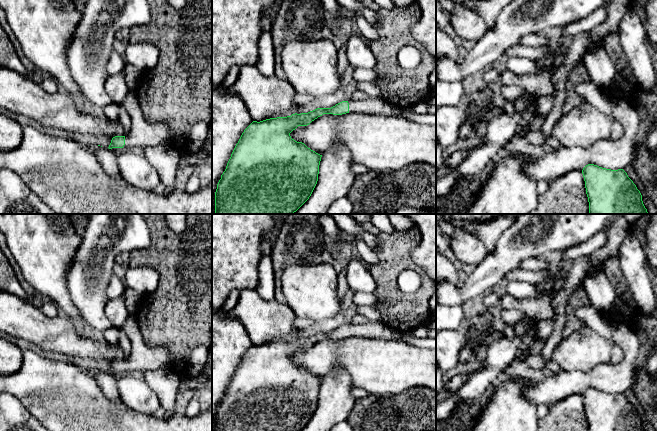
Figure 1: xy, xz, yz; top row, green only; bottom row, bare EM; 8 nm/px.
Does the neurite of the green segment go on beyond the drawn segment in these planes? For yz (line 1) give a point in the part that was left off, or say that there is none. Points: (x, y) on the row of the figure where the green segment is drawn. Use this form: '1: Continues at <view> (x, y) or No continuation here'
1: No continuation here

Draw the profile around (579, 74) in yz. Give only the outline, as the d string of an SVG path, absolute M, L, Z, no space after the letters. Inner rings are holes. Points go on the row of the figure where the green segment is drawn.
M581 61L576 67L573 68L568 76L566 83L567 96L562 106L562 115L567 114L575 107L586 102L586 99L575 91L575 87L579 83L585 83L589 81L591 81L591 79L587 68L584 62Z

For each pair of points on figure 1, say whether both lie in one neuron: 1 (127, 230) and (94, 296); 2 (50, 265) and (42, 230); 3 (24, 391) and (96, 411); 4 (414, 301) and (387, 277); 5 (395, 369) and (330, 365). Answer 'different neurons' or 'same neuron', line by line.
1: same neuron
2: same neuron
3: same neuron
4: same neuron
5: same neuron

